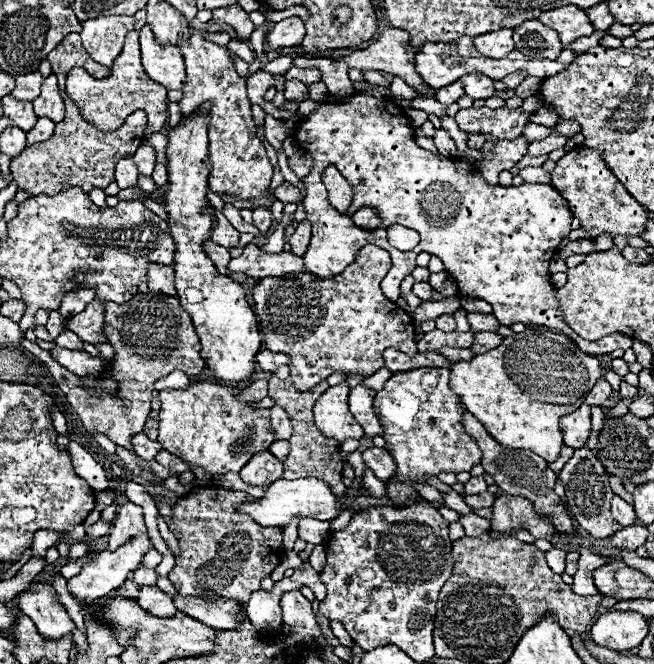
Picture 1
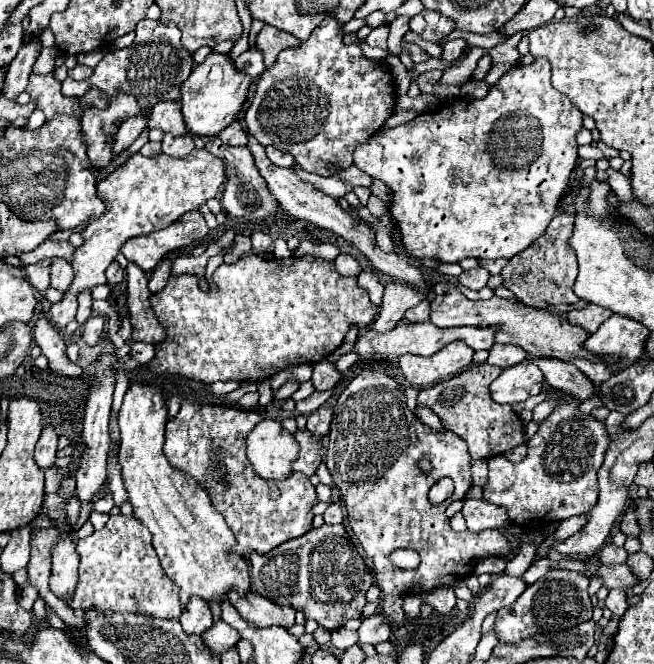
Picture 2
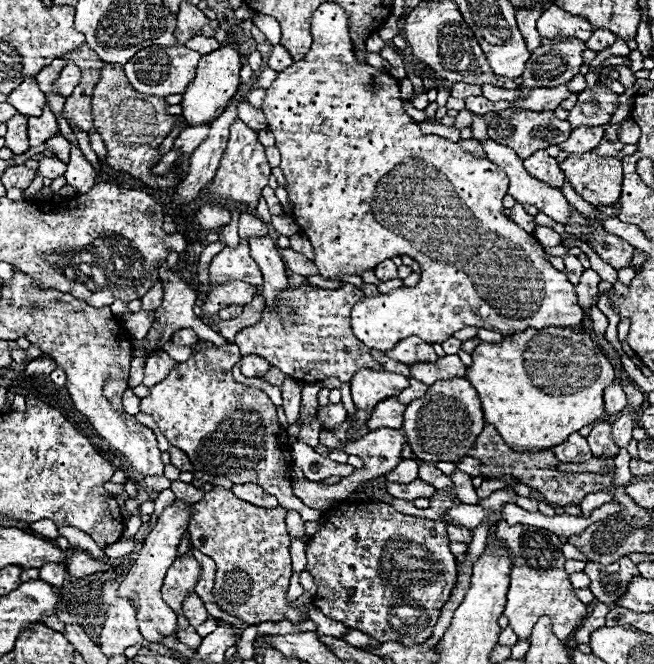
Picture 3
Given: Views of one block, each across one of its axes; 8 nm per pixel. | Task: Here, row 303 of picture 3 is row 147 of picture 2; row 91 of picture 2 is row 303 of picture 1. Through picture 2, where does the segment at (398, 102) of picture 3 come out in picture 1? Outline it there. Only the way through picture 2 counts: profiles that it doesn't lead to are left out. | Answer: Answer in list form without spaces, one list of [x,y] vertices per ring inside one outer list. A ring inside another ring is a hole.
[[[352,92],[344,96],[342,100],[334,100],[334,98],[322,100],[320,108],[314,114],[306,116],[300,122],[300,126],[294,130],[294,138],[314,158],[312,172],[302,178],[302,184],[306,190],[304,208],[312,224],[312,240],[304,254],[308,272],[320,278],[336,276],[356,258],[356,252],[360,246],[376,244],[390,252],[392,268],[386,274],[386,278],[382,279],[381,290],[389,300],[396,302],[401,295],[402,278],[416,268],[416,256],[420,252],[428,252],[438,256],[444,262],[446,272],[450,272],[450,276],[458,282],[458,292],[462,296],[486,300],[488,304],[492,304],[494,316],[504,326],[522,322],[522,324],[556,328],[560,330],[560,334],[570,336],[578,344],[578,348],[594,356],[610,354],[618,348],[626,350],[632,346],[632,338],[618,332],[608,334],[600,338],[598,342],[582,340],[572,328],[566,326],[566,322],[558,314],[558,300],[556,300],[554,286],[550,284],[548,262],[552,260],[560,240],[570,232],[572,214],[570,214],[570,208],[566,206],[566,200],[562,200],[562,196],[554,190],[554,186],[532,184],[532,182],[524,182],[522,186],[488,184],[470,162],[434,156],[432,152],[420,148],[414,140],[414,130],[410,122],[406,120],[402,108],[396,106],[392,100],[378,100],[362,92]],[[326,166],[336,166],[348,182],[356,182],[356,194],[346,214],[340,214],[328,200],[328,190],[322,182],[322,172]],[[366,206],[374,206],[378,210],[382,226],[374,230],[364,230],[352,222],[350,216],[358,208],[366,208]],[[390,224],[402,224],[416,230],[420,236],[420,244],[410,252],[398,252],[386,240],[386,226]]]

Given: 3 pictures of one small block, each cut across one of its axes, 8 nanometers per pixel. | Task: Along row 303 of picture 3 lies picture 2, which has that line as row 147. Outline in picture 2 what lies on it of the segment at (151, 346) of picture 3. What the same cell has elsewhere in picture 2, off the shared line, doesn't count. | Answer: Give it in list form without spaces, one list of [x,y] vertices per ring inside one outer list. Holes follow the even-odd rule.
[[[166,134],[162,138],[162,152],[168,156],[176,156],[176,158],[184,158],[194,150],[194,140],[190,134],[184,136],[172,136]]]

